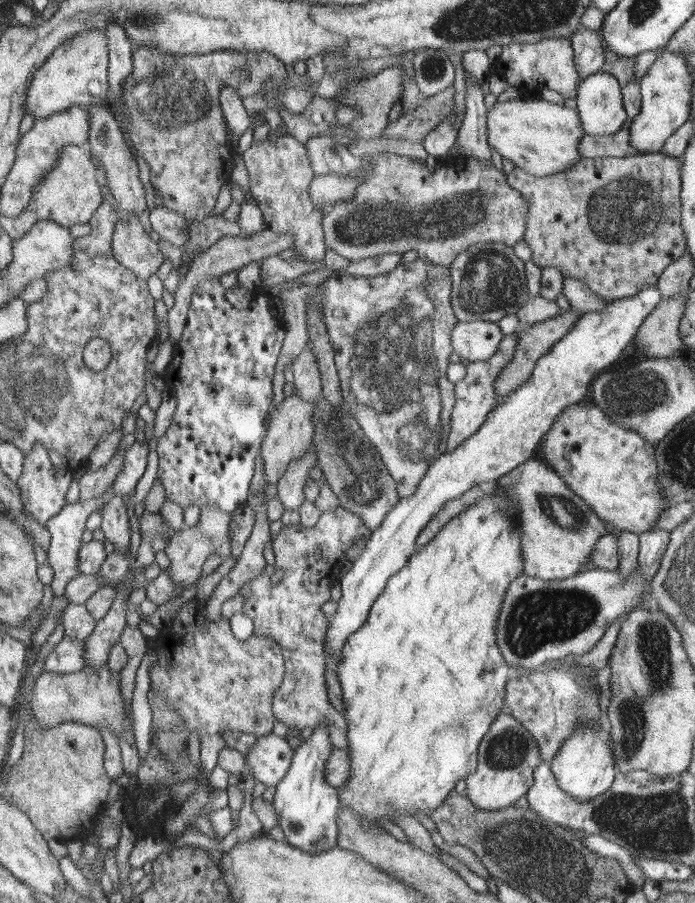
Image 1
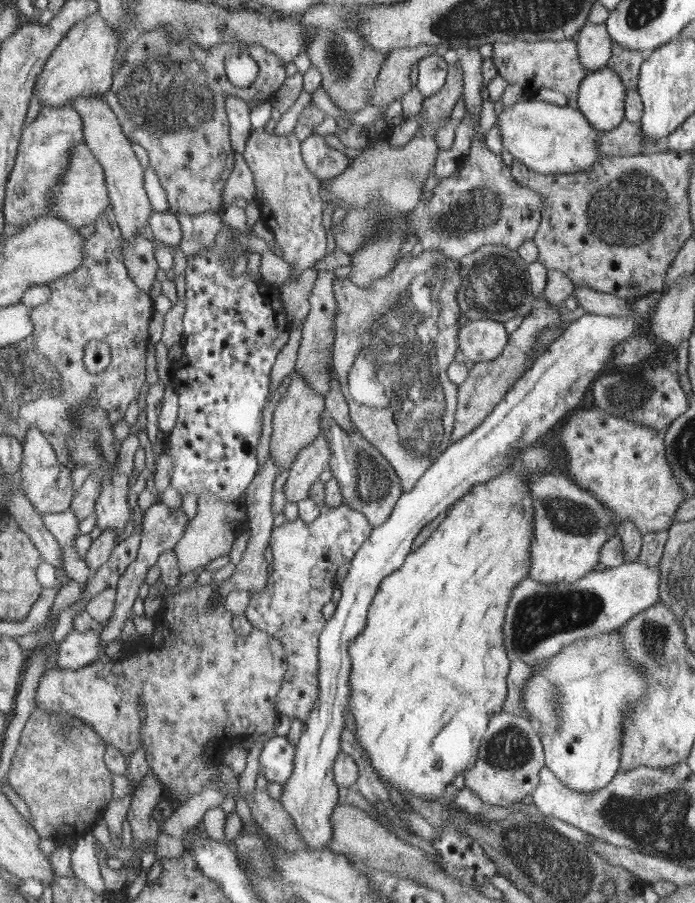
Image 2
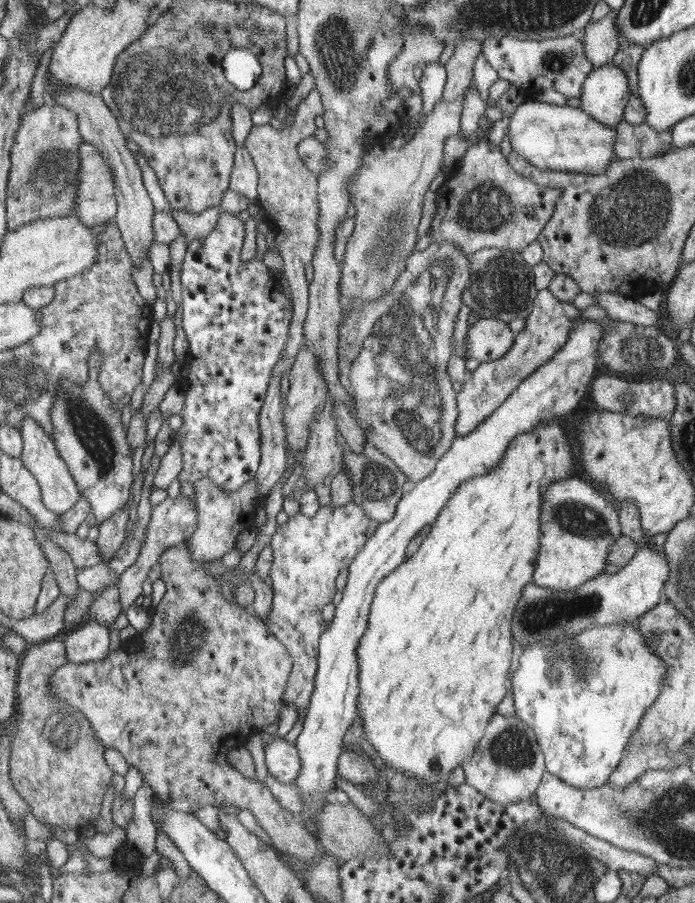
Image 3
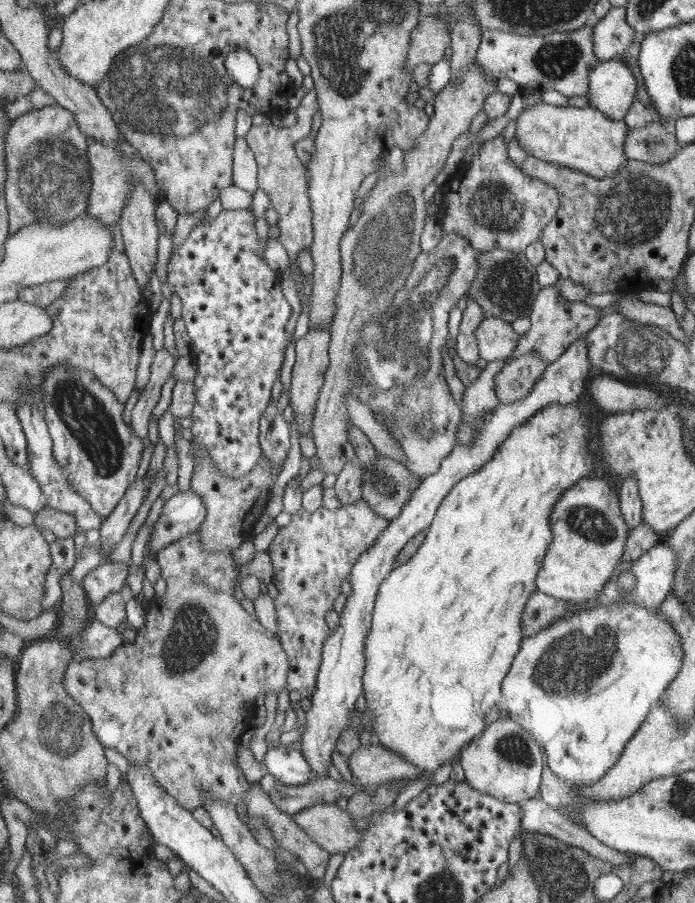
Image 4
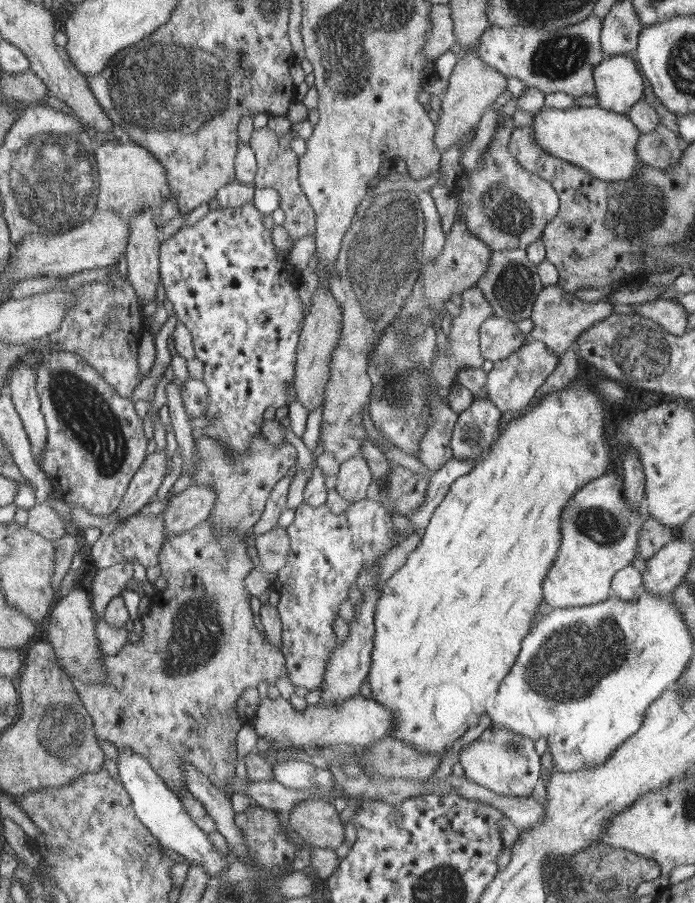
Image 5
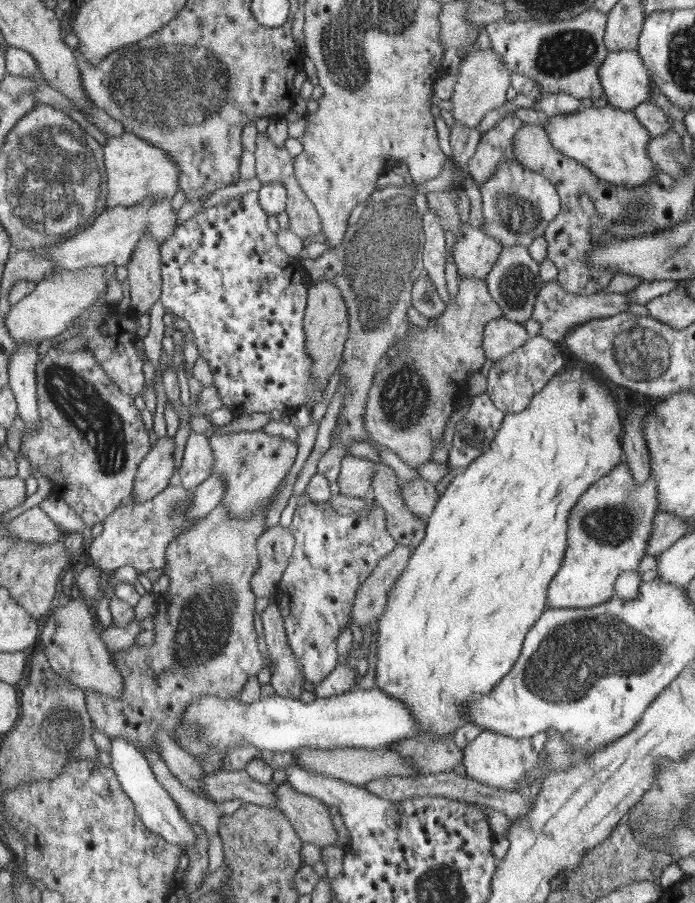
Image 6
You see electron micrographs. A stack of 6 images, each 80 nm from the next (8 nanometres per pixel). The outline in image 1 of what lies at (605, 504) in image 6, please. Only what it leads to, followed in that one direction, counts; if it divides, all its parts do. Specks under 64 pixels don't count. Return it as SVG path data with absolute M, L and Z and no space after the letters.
M530 458L521 467L510 471L498 479L495 493L506 495L513 502L513 511L517 523L521 528L521 539L523 540L522 554L524 561L523 574L538 577L542 580L564 580L586 570L585 564L591 561L594 545L601 536L611 532L592 507L588 507L585 500L580 498L566 482L554 472L548 470L542 461Z

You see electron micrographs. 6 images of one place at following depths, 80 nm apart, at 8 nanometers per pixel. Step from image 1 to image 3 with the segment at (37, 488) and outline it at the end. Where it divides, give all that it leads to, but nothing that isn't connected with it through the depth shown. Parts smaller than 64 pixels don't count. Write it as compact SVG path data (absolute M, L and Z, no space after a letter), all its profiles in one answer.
M28 416L28 418L24 418L20 431L23 438L23 451L20 456L22 464L38 482L41 490L41 502L44 503L44 506L54 514L62 515L81 500L78 488L72 480L72 474L60 456L54 439L48 436L40 422Z

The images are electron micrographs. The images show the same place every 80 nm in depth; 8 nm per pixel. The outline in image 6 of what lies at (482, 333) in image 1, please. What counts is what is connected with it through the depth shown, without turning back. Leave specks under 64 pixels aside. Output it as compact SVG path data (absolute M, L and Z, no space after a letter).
M502 316L489 322L483 335L483 350L488 359L496 362L512 354L528 341L524 324Z

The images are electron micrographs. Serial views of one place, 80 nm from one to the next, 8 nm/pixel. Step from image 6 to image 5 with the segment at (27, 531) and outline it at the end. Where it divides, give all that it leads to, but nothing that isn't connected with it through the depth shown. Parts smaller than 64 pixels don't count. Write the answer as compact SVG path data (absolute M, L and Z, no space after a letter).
M46 502L34 505L28 510L28 518L25 526L40 534L48 540L58 540L66 534L66 523L60 519Z

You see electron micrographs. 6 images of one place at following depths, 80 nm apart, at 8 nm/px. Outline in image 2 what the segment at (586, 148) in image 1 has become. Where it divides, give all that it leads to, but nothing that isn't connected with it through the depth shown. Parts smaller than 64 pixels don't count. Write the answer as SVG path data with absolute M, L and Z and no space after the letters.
M626 119L598 139L602 157L642 155L646 150L646 143L641 124Z

